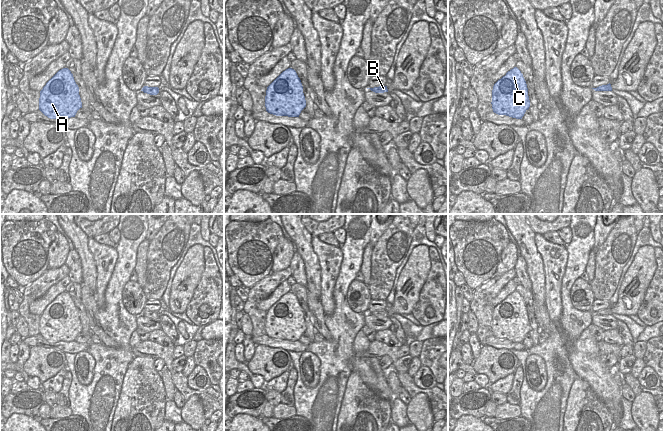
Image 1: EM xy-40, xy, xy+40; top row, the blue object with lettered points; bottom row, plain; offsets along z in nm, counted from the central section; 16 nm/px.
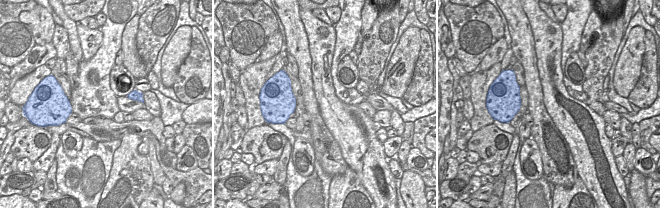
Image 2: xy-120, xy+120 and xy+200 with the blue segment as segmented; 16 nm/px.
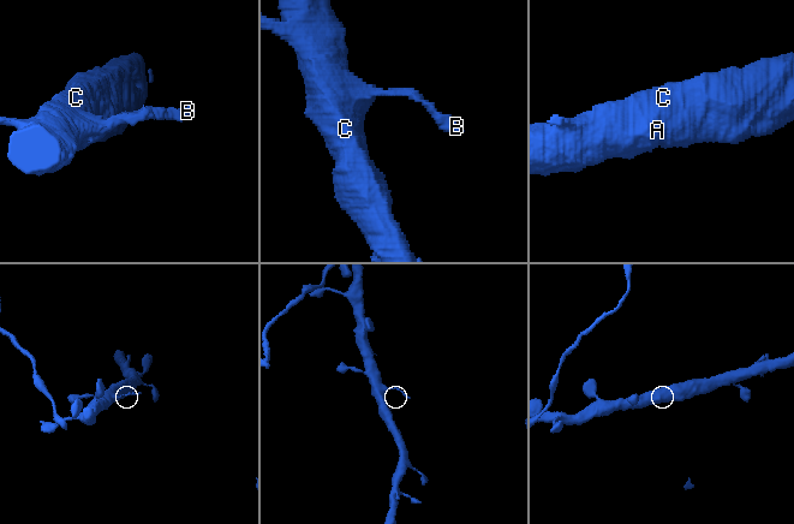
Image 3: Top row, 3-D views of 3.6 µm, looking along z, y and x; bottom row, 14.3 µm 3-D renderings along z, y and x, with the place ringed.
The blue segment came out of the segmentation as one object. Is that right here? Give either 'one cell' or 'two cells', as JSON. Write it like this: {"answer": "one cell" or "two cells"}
{"answer": "one cell"}

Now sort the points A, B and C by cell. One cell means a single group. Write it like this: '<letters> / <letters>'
A B C

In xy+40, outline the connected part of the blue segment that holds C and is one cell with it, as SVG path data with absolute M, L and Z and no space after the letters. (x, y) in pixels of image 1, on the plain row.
M517 291L494 308L491 328L498 339L522 343L530 331L530 324L526 305Z

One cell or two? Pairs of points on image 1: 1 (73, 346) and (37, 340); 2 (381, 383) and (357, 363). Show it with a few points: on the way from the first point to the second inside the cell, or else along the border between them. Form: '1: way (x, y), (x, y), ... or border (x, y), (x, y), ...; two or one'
1: way (64, 346), (46, 343); one
2: way (375, 381), (363, 369); one

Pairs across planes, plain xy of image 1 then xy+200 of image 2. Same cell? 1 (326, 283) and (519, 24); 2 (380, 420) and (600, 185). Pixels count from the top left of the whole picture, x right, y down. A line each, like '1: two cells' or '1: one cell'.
1: two cells
2: two cells

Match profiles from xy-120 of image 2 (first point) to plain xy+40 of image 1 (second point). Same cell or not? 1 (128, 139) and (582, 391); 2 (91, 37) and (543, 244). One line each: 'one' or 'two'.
1: one
2: one

